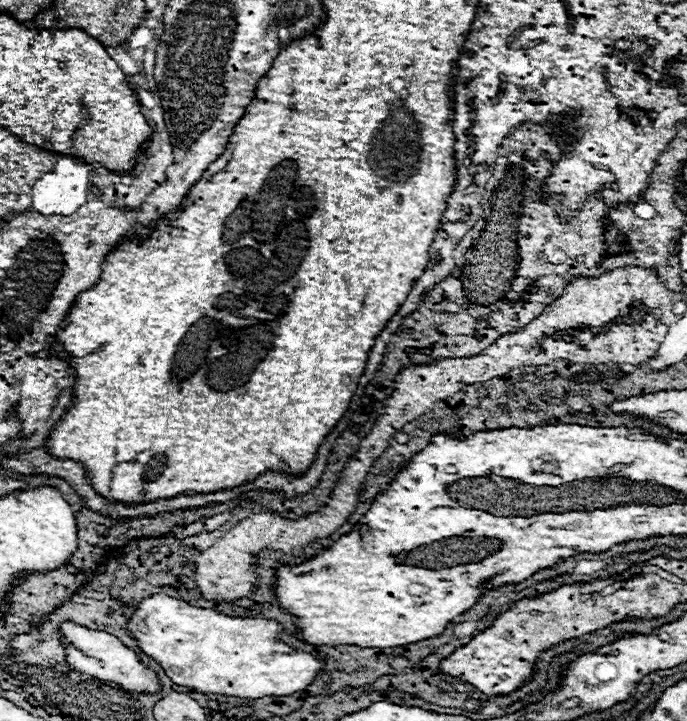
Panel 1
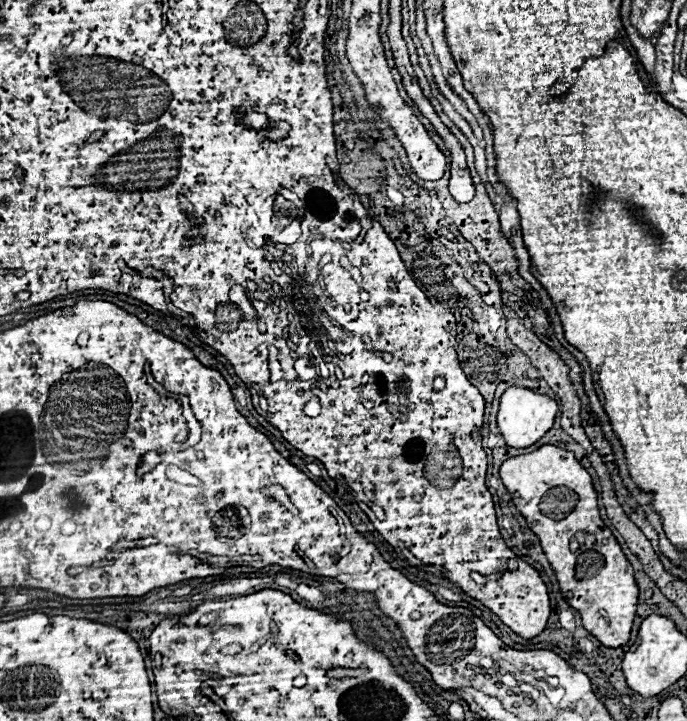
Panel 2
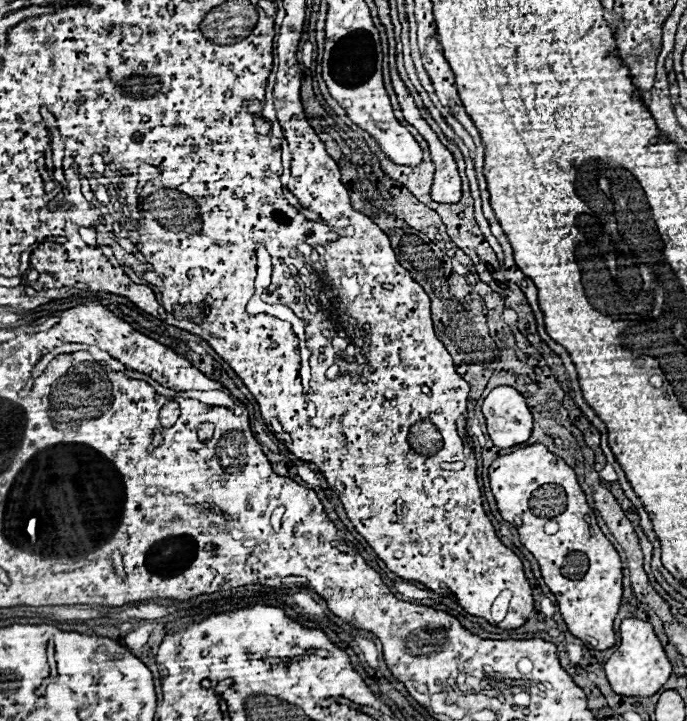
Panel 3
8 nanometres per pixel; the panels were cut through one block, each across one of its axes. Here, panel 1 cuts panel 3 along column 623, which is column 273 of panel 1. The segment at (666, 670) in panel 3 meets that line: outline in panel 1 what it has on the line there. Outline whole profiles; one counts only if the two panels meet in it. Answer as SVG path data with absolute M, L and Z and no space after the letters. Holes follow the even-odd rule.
M152 594L144 598L134 614L126 622L132 638L138 640L138 648L158 662L164 674L176 684L186 686L200 694L220 694L220 696L236 696L236 698L264 698L264 696L288 696L296 690L304 690L316 672L322 670L322 662L310 654L302 654L292 650L286 642L278 638L282 632L282 624L274 620L258 620L258 618L232 618L218 610L196 608L178 598L170 598L166 594Z

